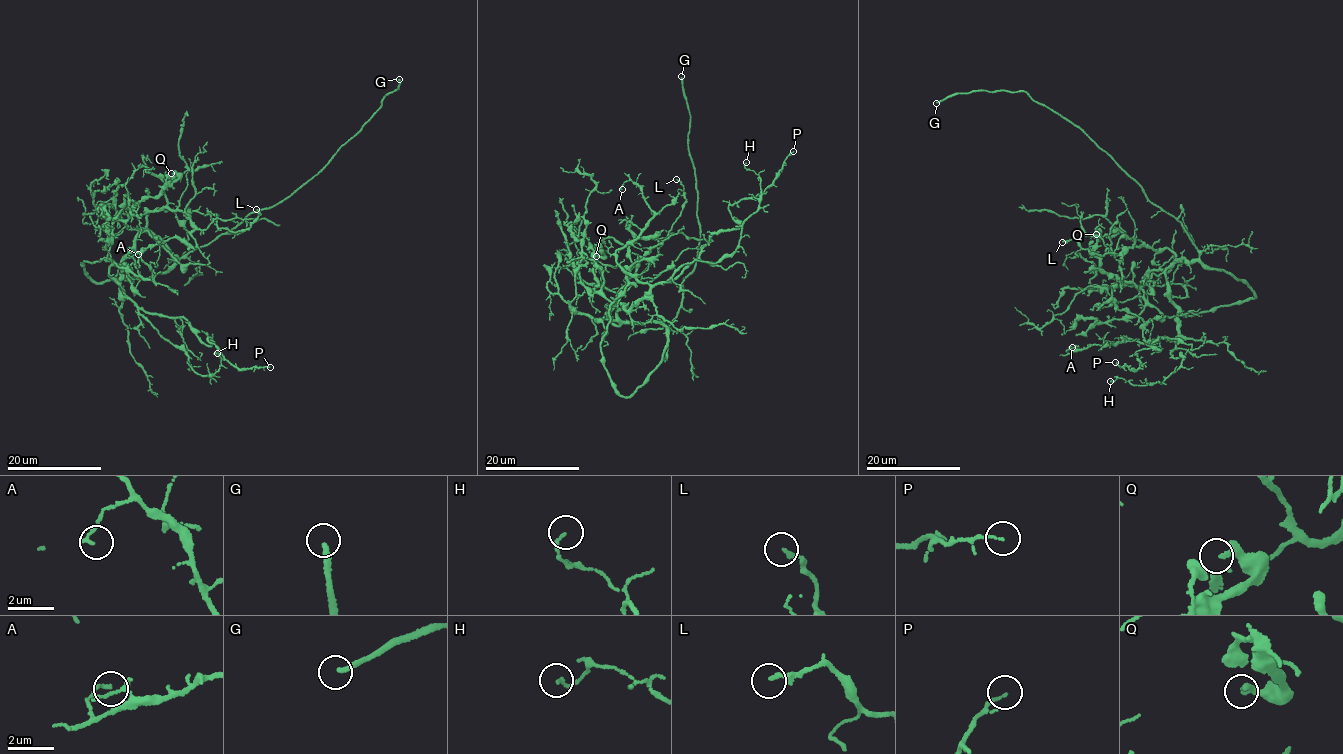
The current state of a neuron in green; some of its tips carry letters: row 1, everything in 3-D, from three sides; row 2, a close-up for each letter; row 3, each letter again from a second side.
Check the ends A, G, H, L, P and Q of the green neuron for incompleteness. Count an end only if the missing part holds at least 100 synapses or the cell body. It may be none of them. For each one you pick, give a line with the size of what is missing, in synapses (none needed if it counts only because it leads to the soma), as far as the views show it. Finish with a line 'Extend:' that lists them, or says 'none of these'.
Extend: G

